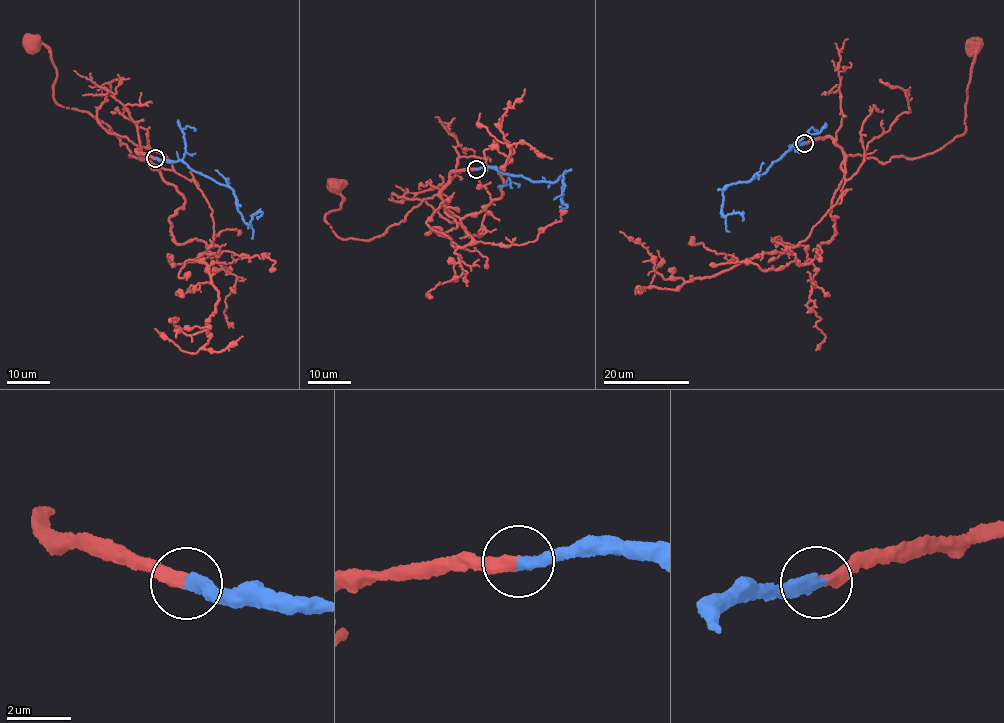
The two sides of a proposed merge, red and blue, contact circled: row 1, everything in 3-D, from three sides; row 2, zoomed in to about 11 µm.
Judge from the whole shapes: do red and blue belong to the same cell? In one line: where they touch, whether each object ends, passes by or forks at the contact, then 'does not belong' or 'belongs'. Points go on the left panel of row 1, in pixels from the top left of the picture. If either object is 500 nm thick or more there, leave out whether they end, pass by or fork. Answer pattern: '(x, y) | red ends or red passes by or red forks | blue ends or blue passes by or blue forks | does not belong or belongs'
(155, 158) | red ends | blue ends | belongs

